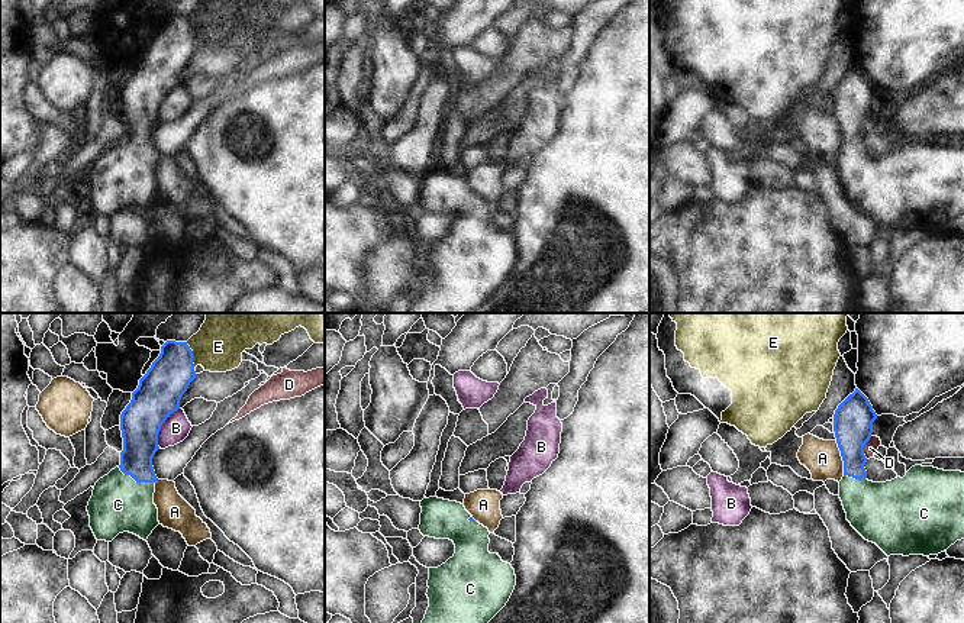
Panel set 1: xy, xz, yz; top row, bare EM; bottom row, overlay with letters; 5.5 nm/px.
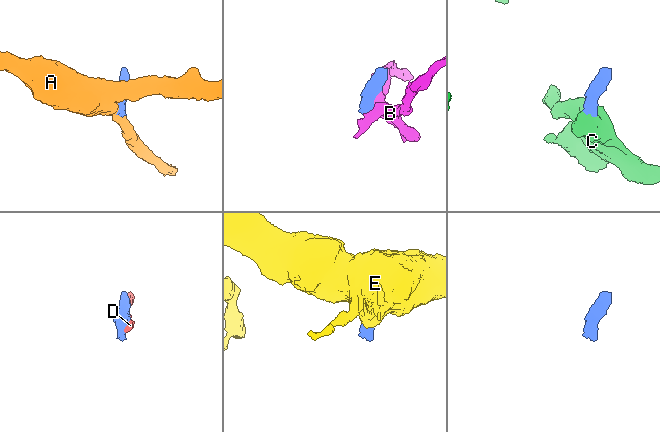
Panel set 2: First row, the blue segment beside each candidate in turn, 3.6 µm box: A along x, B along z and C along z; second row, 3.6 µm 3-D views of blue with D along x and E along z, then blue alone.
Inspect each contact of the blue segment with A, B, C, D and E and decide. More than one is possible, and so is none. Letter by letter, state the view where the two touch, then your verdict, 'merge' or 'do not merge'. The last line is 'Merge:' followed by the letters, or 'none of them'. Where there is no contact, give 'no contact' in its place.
A: yz | do not merge
B: xy | do not merge
C: xy | merge
D: yz | do not merge
E: xy | do not merge
Merge: C

